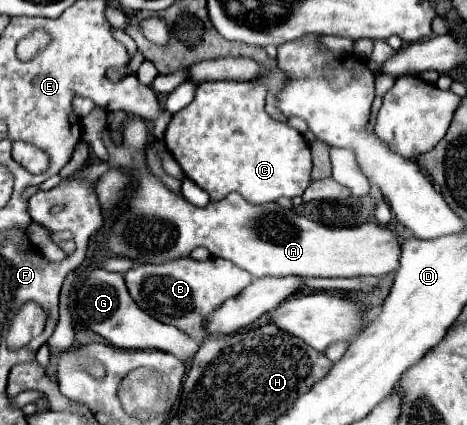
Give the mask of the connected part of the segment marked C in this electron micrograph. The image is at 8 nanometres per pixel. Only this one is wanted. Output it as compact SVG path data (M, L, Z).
M206 81L204 85L198 85L194 101L172 117L164 135L164 143L184 169L184 175L192 179L200 189L210 193L212 201L220 201L228 193L236 191L252 205L264 205L276 201L278 197L292 199L296 195L302 195L310 185L312 157L308 143L296 129L288 127L284 121L272 119L264 111L264 99L266 87L262 83Z

